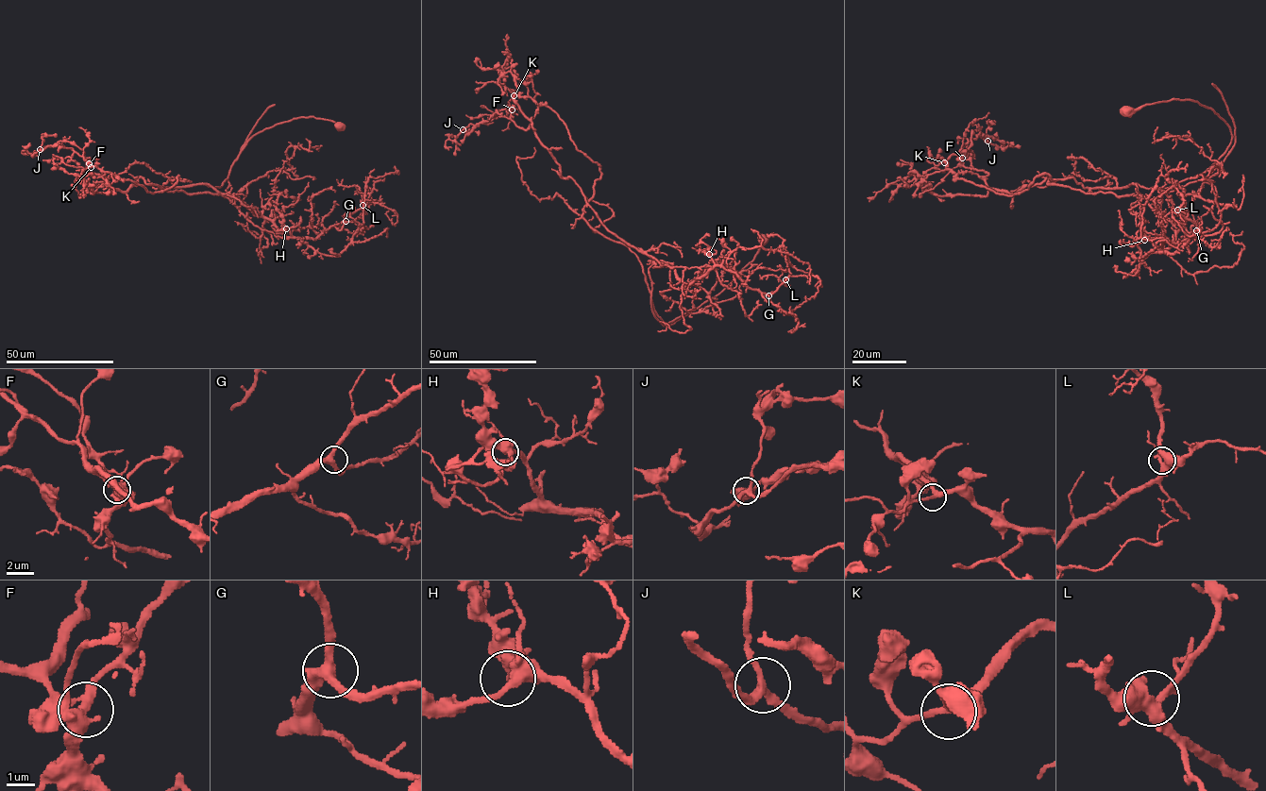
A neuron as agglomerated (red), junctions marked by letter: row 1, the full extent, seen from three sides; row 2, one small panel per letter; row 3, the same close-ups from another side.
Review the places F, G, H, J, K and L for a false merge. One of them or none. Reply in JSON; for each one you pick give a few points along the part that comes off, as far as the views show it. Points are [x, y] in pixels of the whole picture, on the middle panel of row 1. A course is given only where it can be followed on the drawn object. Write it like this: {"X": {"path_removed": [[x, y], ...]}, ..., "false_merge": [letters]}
{"F": {"path_removed": [[512, 109], [516, 95], [547, 105], [599, 165], [582, 217], [636, 255], [665, 323], [721, 292], [763, 235]]}, "false_merge": ["F"]}

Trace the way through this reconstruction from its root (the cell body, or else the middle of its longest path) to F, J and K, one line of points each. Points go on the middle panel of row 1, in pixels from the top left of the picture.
F: (762, 240), (722, 291), (665, 323), (629, 247), (641, 250), (602, 224), (535, 131), (511, 119), (512, 109)
J: (762, 240), (722, 291), (665, 323), (629, 247), (641, 250), (602, 224), (510, 107), (463, 129)
K: (762, 240), (722, 291), (665, 323), (638, 258), (582, 216), (599, 165), (554, 111), (514, 95)

